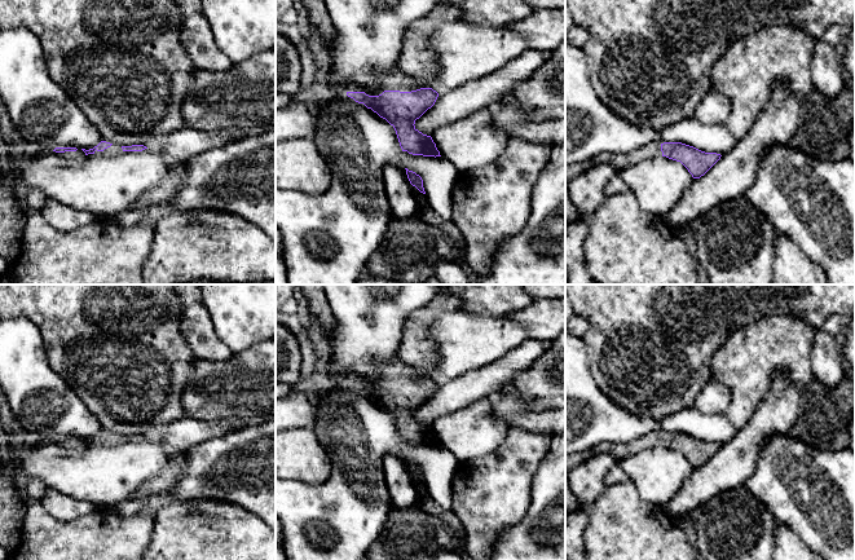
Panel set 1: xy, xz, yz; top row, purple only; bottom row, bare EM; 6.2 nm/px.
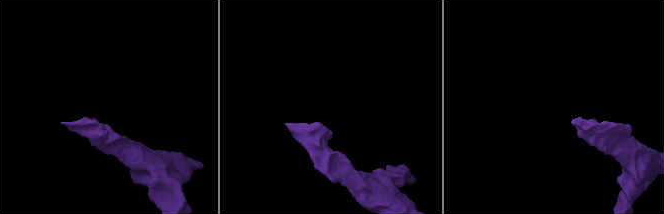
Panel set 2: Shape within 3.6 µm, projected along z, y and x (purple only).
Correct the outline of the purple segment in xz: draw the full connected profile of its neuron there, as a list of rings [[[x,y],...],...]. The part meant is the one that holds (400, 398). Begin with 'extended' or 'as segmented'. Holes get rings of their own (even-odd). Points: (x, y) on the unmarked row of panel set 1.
extended; [[[397,352],[384,365],[384,382],[369,385],[365,382],[347,382],[347,385],[363,393],[396,420],[402,441],[413,445],[441,446],[431,425],[415,418],[415,410],[431,398],[438,383],[432,378],[418,378],[419,369],[400,361]]]

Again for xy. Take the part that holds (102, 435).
extended; [[[101,431],[93,438],[89,438],[89,440],[81,438],[81,440],[85,442],[85,445],[94,444],[94,445],[114,446],[123,441],[142,441],[145,438],[147,438],[147,437],[144,435],[118,436],[118,435],[106,432],[106,431]]]

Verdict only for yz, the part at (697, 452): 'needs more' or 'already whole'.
needs more

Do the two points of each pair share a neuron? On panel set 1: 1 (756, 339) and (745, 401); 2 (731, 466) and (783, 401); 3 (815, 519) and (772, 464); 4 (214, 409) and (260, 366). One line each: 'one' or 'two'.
1: one
2: one
3: one
4: one

